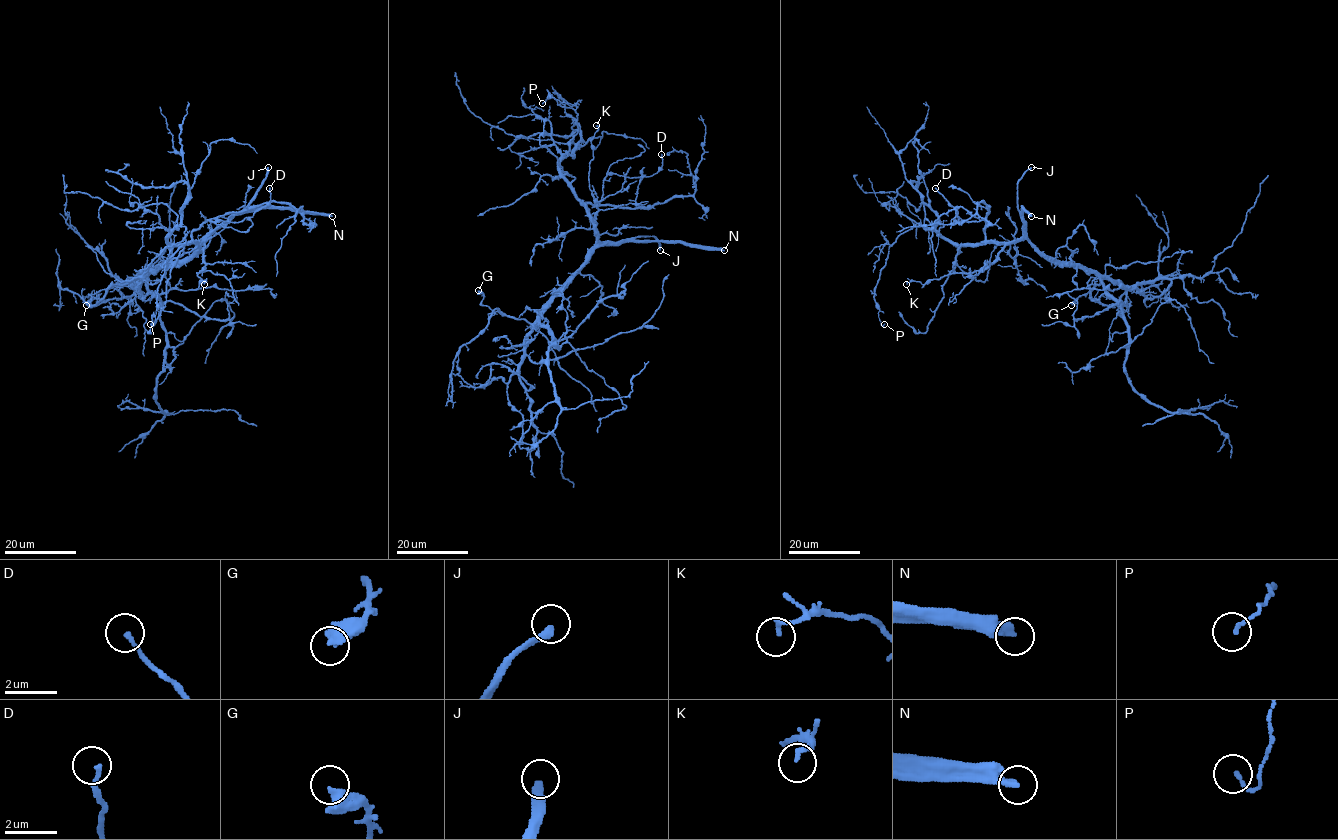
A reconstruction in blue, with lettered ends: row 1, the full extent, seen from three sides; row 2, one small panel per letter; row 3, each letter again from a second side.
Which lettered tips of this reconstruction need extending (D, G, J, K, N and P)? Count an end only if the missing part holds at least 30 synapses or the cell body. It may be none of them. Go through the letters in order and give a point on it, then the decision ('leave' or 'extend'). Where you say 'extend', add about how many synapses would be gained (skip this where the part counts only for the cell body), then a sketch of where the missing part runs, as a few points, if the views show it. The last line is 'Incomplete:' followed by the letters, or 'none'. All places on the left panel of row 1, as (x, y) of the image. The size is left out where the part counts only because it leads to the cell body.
D: at (269, 188); leave
G: at (86, 305); leave
J: at (268, 167); extend
K: at (204, 284); leave
N: at (332, 216); extend; about 750 synapses
P: at (150, 324); leave
Incomplete: J, N

